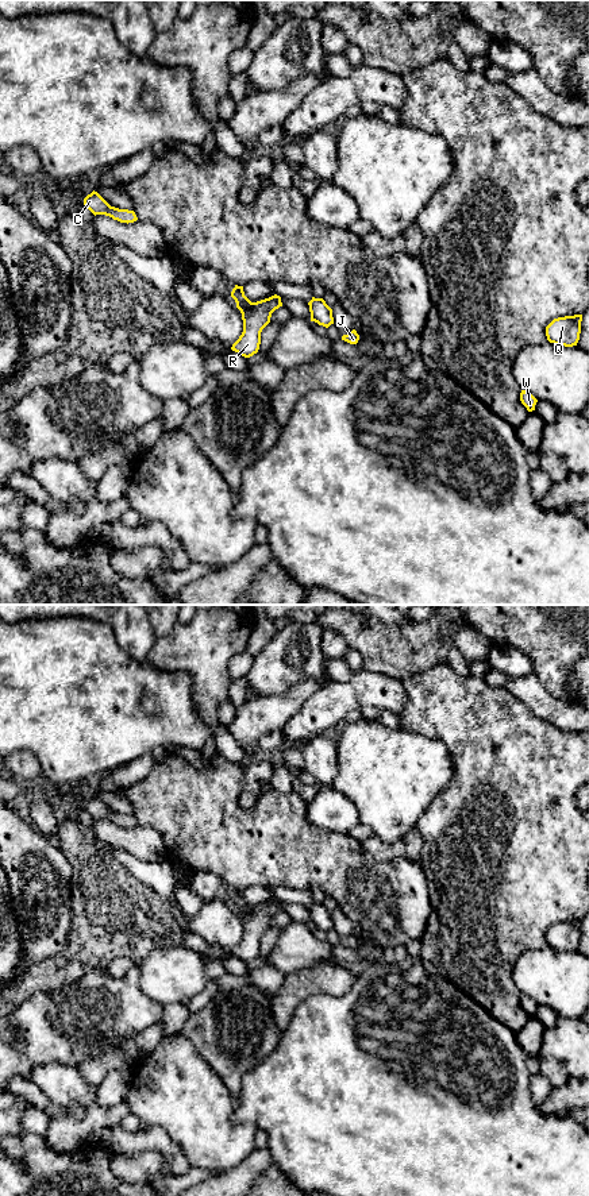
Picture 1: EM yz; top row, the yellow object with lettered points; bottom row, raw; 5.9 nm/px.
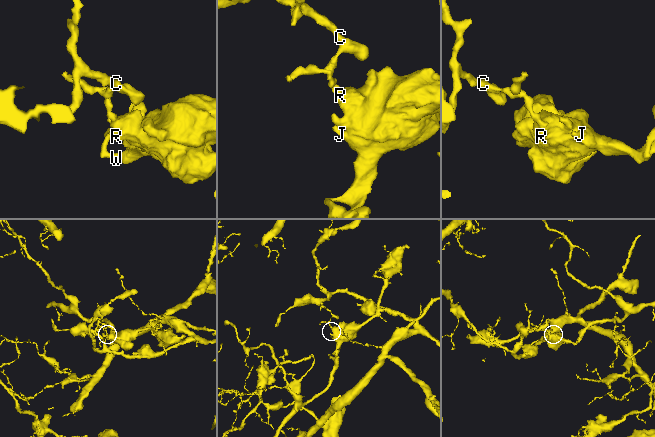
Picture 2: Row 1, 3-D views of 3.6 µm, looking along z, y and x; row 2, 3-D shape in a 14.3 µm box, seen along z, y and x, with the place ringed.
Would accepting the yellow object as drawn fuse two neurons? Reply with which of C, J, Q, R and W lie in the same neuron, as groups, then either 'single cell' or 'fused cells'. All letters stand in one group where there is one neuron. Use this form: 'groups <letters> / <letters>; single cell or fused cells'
groups C / J Q R W; fused cells

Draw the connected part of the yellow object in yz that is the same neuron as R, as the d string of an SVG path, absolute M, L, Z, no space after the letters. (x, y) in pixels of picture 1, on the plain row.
M277 899L253 907L251 914L242 918L243 937L231 954L245 962L257 958L261 949L261 937L270 927L272 918L280 911L282 911L282 907Z

